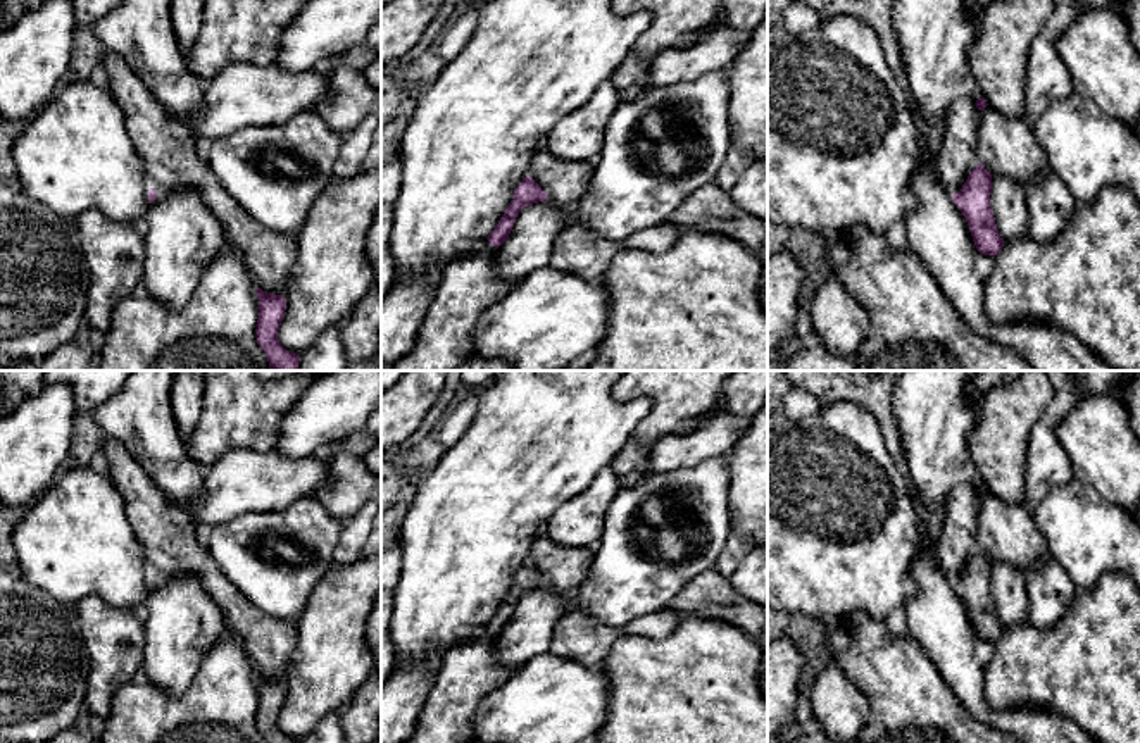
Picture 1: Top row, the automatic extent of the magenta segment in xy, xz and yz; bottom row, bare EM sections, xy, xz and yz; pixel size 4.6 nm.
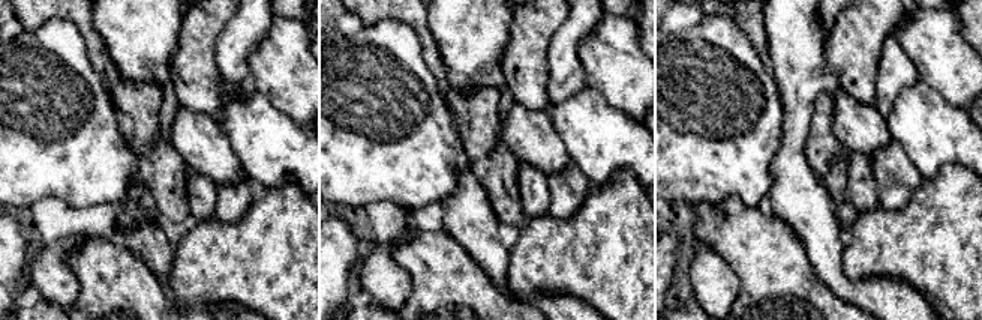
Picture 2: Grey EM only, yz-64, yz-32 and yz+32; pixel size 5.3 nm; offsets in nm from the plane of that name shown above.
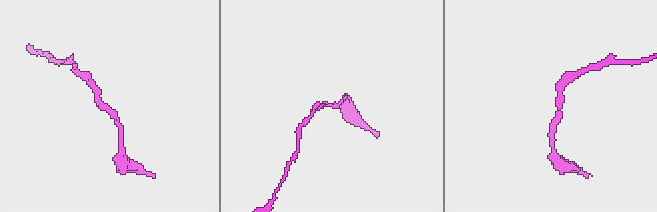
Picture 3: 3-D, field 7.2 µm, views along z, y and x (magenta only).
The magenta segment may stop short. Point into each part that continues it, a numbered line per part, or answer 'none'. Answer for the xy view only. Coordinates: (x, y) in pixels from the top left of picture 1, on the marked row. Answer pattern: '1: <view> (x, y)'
1: xy (171, 156)

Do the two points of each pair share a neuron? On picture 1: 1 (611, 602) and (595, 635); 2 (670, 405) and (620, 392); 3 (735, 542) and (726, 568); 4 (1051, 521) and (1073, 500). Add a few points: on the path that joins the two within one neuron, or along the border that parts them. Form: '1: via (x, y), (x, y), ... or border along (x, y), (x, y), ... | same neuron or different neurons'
1: border along (578, 609), (611, 626), (623, 626), (640, 618) | different neurons
2: via (657, 393), (652, 388), (632, 388) | same neuron
3: via (735, 549), (728, 561) | same neuron
4: via (1056, 518), (1068, 505) | same neuron

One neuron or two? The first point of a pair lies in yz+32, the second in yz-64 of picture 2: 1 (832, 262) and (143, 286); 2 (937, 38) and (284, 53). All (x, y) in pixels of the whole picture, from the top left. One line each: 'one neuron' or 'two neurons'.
1: one neuron
2: one neuron

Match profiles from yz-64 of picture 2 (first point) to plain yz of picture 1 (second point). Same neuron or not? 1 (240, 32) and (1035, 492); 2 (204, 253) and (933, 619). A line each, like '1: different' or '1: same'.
1: same
2: different

